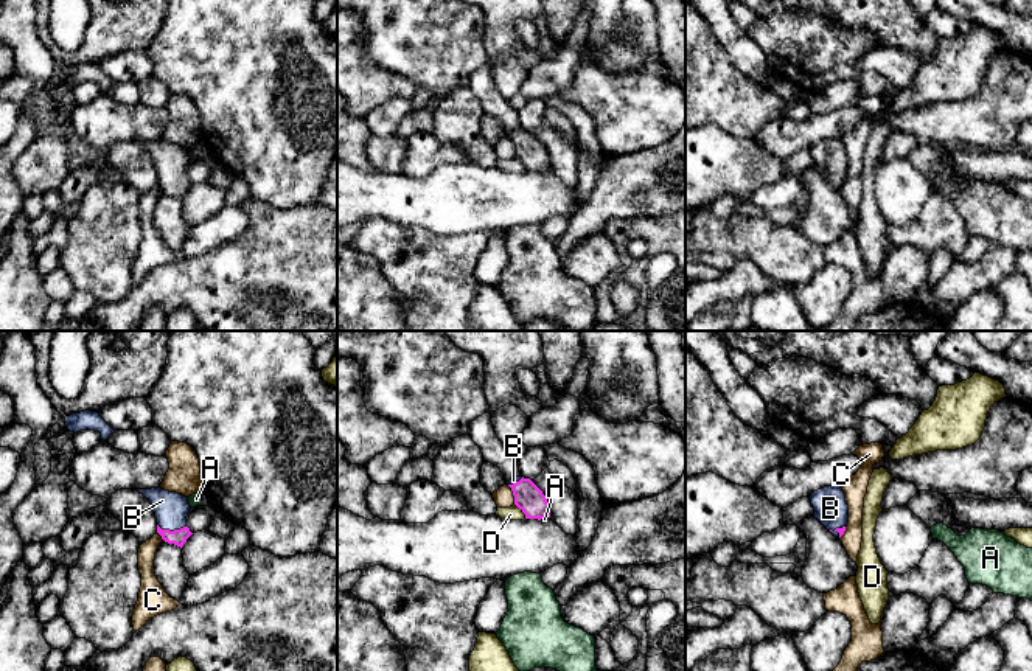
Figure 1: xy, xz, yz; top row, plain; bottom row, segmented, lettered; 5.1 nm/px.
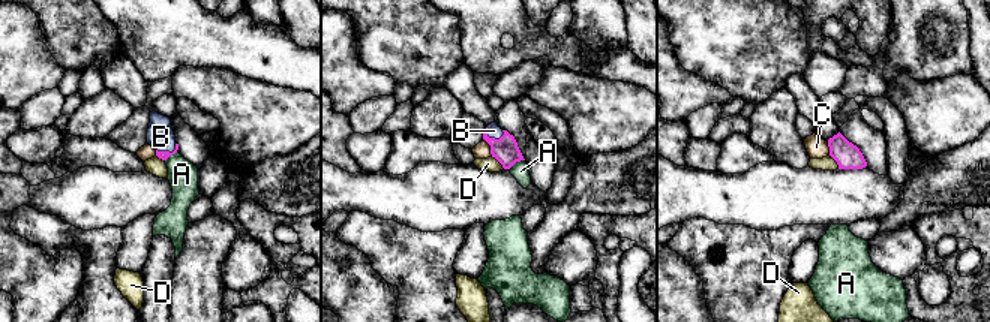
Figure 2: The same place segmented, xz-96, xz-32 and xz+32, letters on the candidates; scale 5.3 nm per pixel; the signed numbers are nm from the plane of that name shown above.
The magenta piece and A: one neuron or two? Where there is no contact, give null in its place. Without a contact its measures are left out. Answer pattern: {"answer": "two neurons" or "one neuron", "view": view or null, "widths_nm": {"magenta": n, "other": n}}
{"answer": "two neurons", "view": "xz", "widths_nm": {"magenta": 150, "other": 20}}

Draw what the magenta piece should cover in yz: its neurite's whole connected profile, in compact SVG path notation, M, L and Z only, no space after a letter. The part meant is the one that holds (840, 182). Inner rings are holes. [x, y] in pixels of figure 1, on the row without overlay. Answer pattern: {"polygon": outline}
{"polygon": "M824 138L810 148L818 171L833 188L841 189L849 176L849 157L841 138Z"}

